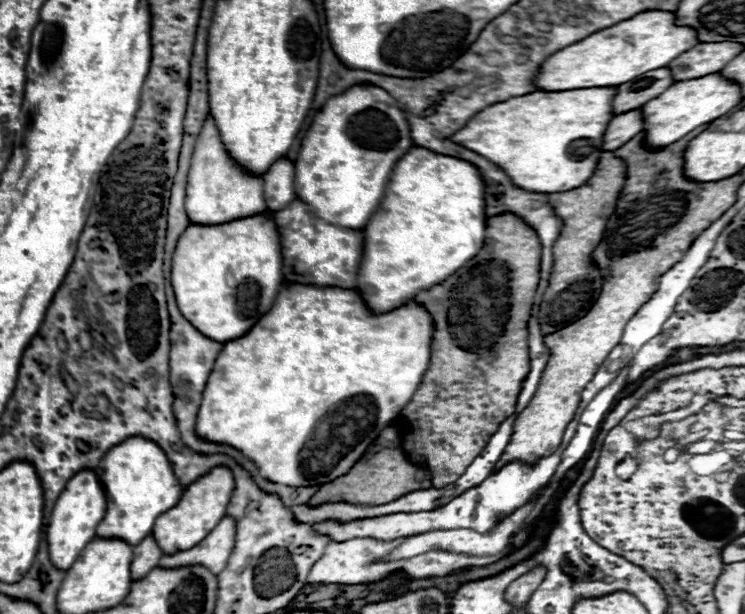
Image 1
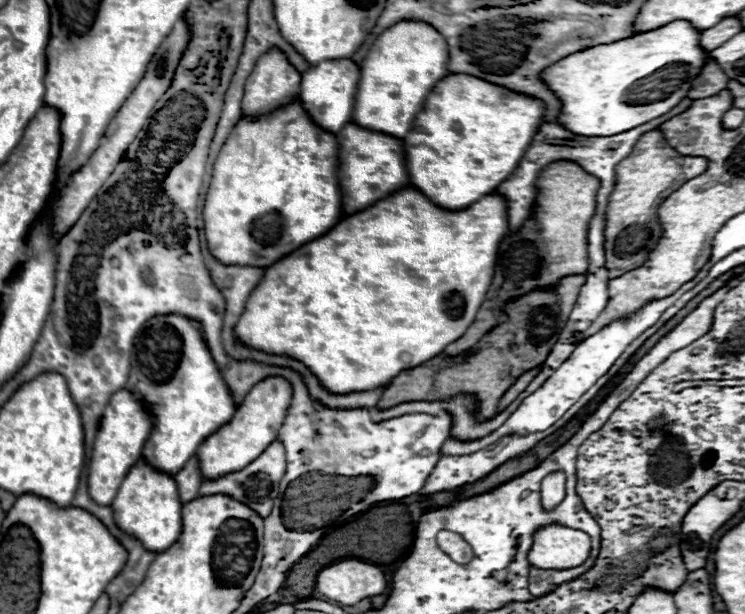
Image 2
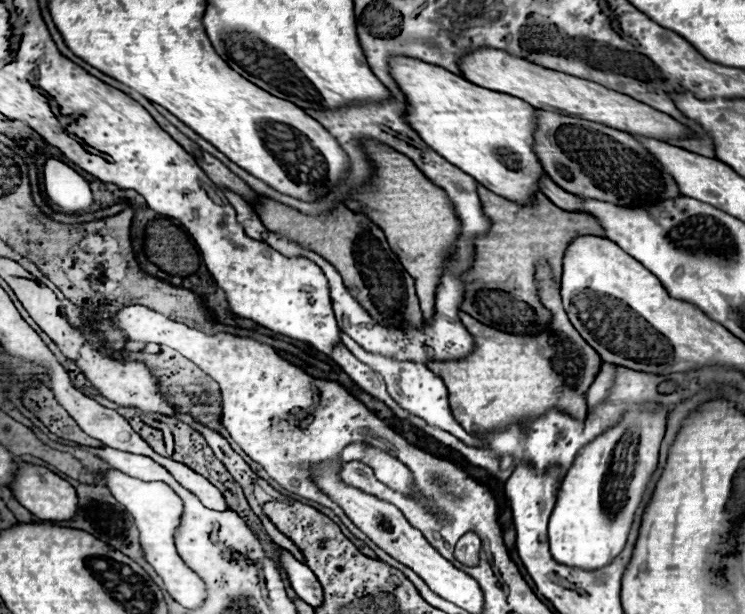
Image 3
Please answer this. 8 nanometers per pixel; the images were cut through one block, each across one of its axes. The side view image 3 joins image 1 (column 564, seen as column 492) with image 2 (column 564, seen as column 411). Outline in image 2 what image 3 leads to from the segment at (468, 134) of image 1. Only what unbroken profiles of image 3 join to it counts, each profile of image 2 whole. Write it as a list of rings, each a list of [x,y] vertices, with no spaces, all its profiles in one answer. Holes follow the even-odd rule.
[[[676,20],[652,32],[632,34],[612,44],[598,44],[574,52],[548,66],[542,80],[562,100],[560,124],[582,136],[612,136],[670,112],[686,98],[692,88],[690,80],[694,80],[706,60],[712,58],[702,50],[700,34],[702,32],[688,24],[688,20]],[[672,64],[678,68],[674,80],[664,78],[650,82],[650,76],[658,78],[658,70],[662,74],[662,70],[668,70]]]

